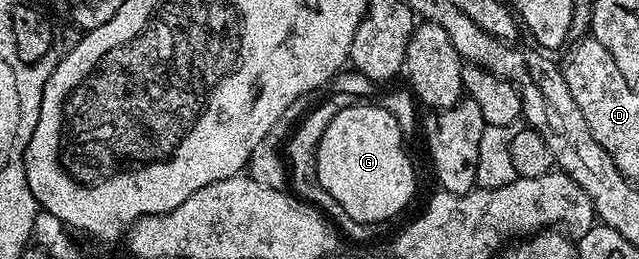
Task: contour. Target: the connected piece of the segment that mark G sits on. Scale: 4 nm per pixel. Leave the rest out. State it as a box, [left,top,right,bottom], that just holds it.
[316,102,416,225]

